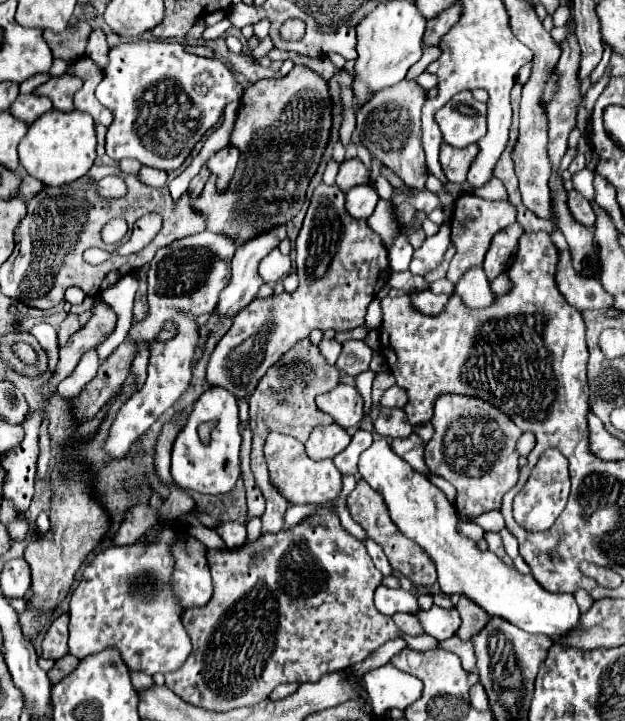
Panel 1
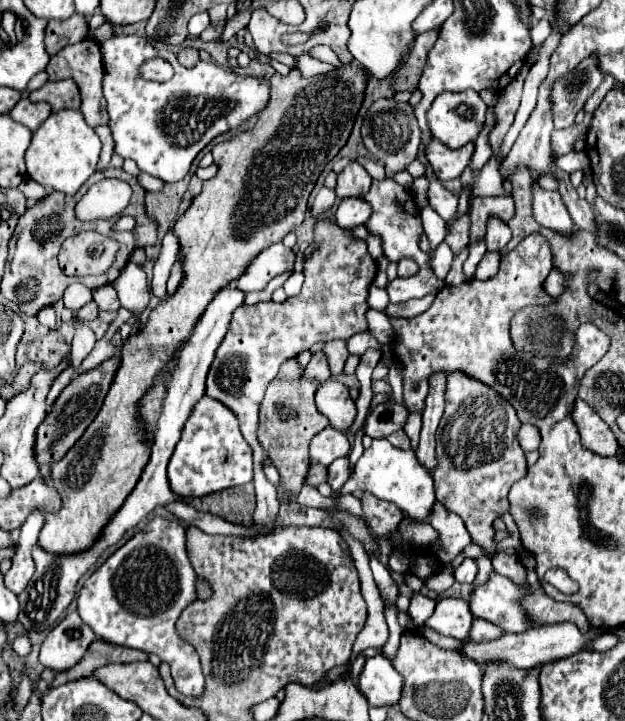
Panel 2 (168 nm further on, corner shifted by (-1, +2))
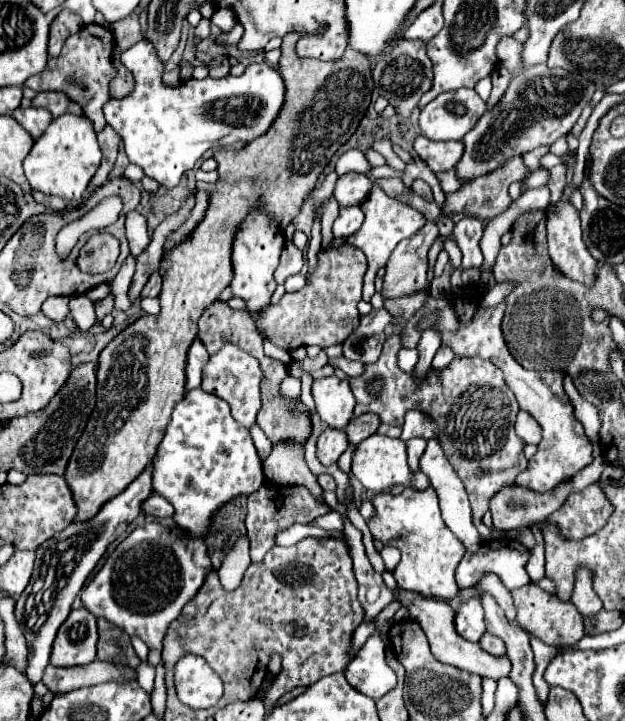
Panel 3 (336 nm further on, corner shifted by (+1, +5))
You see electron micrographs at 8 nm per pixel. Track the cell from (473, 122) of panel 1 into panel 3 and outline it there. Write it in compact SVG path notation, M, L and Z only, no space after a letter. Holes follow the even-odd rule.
M475 89L447 91L421 109L419 127L431 141L461 141L485 113L487 103Z

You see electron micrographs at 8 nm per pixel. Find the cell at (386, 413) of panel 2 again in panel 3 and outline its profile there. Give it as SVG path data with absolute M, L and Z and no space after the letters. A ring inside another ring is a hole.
M365 413L365 415L359 415L359 417L353 417L347 427L345 427L345 433L347 433L347 439L349 443L353 445L359 445L363 439L371 437L375 431L377 431L377 425L379 425L379 417L373 417L373 413Z

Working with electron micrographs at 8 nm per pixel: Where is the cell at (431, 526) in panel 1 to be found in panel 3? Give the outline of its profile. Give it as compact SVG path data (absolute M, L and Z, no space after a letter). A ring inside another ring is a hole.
M371 435L369 439L365 439L363 443L359 443L353 451L353 467L351 473L363 483L365 489L369 491L387 491L391 485L411 485L417 489L425 489L429 487L429 479L423 473L415 473L411 475L409 465L407 465L407 451L405 451L405 443L401 439L391 439L385 435Z

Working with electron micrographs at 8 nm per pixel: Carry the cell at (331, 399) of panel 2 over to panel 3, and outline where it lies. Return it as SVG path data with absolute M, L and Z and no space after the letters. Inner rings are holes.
M335 375L315 379L311 387L317 413L327 427L343 429L353 417L355 397L349 389L349 379L339 379Z

